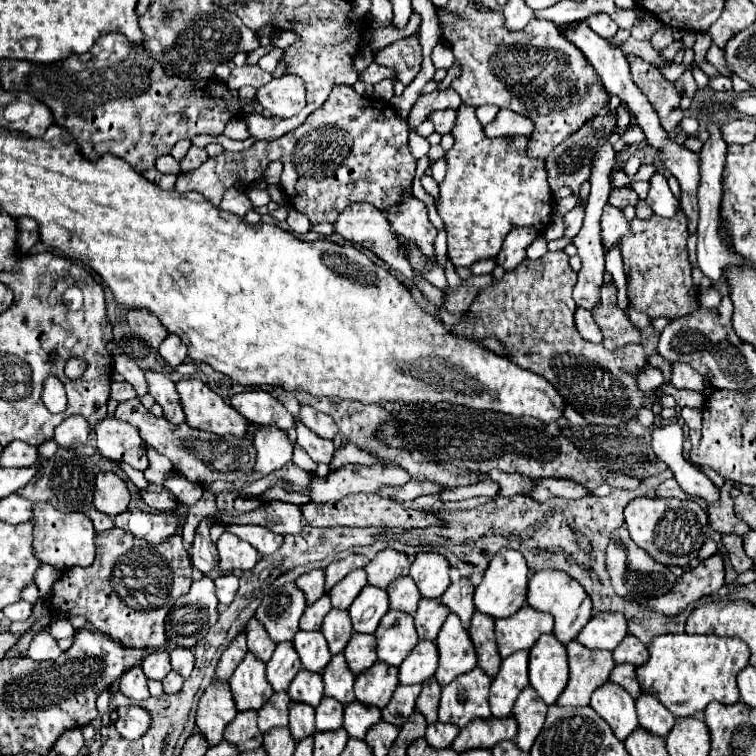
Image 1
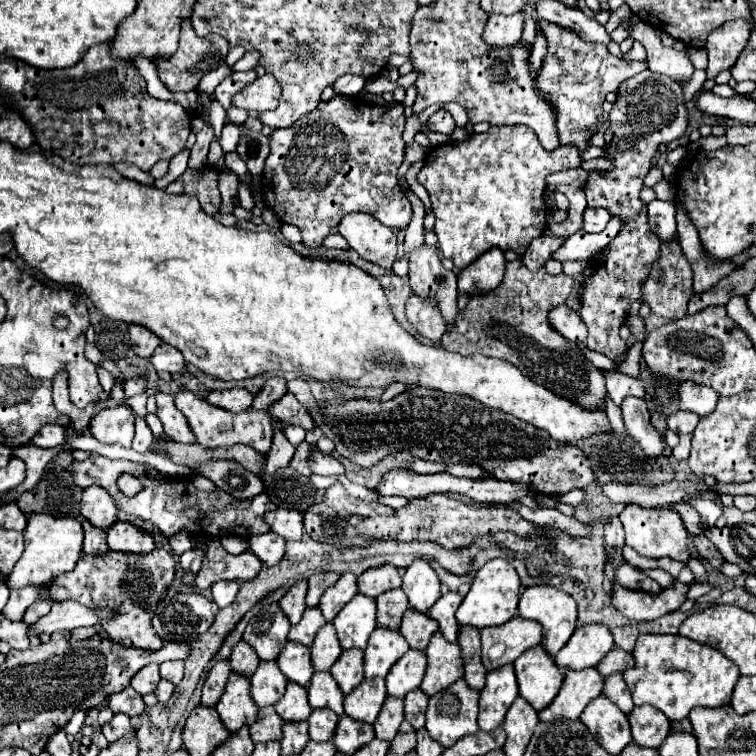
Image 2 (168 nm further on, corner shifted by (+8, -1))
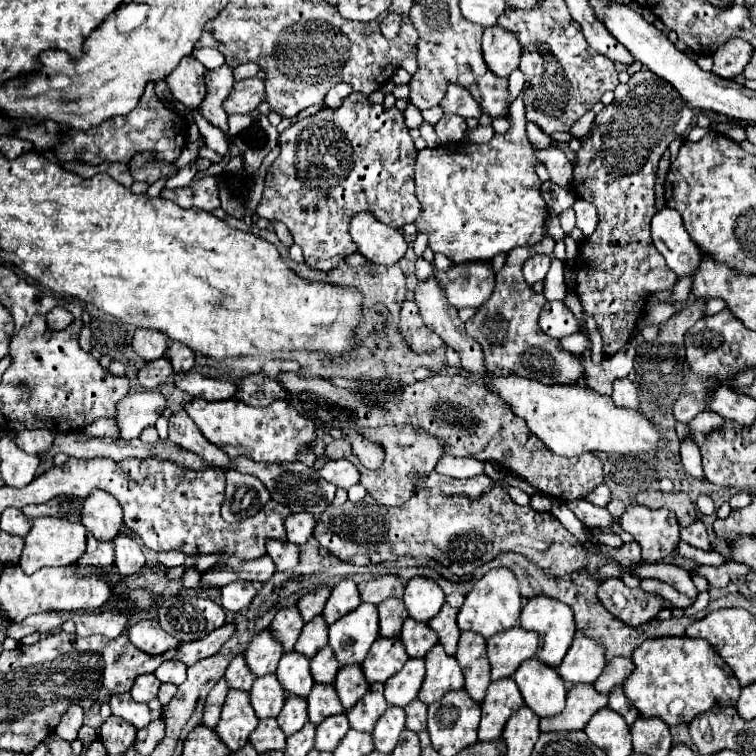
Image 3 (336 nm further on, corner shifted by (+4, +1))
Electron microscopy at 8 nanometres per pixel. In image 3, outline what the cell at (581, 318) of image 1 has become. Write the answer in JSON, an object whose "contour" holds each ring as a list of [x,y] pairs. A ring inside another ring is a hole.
{"contour":[[[547,302],[539,316],[539,326],[551,338],[565,338],[581,332],[581,324],[575,320],[573,312],[563,302]]]}

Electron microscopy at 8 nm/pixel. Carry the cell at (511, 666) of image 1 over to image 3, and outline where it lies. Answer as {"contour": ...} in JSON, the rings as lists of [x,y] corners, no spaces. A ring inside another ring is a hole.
{"contour":[[[501,678],[489,684],[487,696],[481,702],[481,724],[479,740],[487,742],[499,738],[509,716],[523,706],[521,692],[513,678]]]}

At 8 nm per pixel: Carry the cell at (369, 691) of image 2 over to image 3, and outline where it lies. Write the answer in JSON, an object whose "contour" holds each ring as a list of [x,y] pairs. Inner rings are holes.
{"contour":[[[375,682],[369,684],[365,696],[353,706],[349,708],[345,714],[349,718],[351,728],[361,730],[361,732],[373,732],[377,720],[381,718],[381,714],[387,708],[387,700],[383,696],[383,684]]]}

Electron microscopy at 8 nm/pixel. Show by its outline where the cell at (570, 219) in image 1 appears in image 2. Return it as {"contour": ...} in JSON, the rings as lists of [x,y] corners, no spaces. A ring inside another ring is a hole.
{"contour":[[[545,232],[543,236],[531,240],[531,244],[527,246],[527,252],[521,256],[523,264],[531,270],[539,270],[543,268],[549,260],[551,260],[551,254],[561,246],[561,238]]]}

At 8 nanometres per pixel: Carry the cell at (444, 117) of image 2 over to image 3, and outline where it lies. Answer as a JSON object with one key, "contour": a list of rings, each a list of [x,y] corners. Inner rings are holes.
{"contour":[[[445,114],[437,124],[435,124],[435,132],[441,140],[441,144],[447,142],[459,142],[463,138],[463,132],[467,130],[465,120],[455,116],[455,114]]]}

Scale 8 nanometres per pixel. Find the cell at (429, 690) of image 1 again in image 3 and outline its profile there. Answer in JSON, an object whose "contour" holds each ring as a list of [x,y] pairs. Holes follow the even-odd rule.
{"contour":[[[411,700],[407,706],[405,706],[405,714],[407,714],[407,722],[405,726],[415,730],[415,732],[421,732],[427,728],[427,704],[423,704],[421,700]]]}

